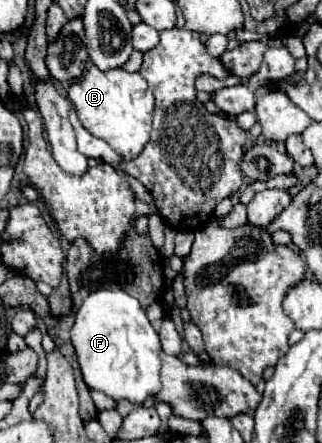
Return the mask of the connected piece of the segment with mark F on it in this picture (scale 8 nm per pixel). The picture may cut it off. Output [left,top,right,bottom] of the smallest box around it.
[72,286,162,404]

